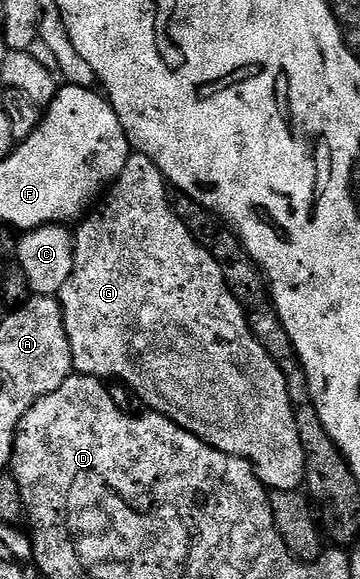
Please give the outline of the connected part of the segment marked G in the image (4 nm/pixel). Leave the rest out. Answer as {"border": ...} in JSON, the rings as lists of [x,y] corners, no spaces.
{"border":[[[129,154],[126,165],[115,183],[107,188],[102,201],[97,202],[94,209],[89,210],[79,220],[78,226],[80,228],[75,228],[74,231],[74,269],[70,277],[66,277],[66,285],[62,285],[58,296],[66,325],[66,337],[70,337],[73,372],[77,375],[92,375],[101,381],[123,383],[125,387],[130,388],[133,395],[144,402],[149,412],[165,415],[170,421],[194,433],[194,437],[198,437],[203,443],[209,443],[222,453],[245,459],[265,487],[272,491],[300,491],[304,487],[306,453],[302,449],[302,437],[298,437],[296,408],[290,401],[286,377],[279,365],[270,357],[270,353],[266,353],[266,349],[262,349],[262,345],[252,336],[244,306],[228,288],[219,261],[188,232],[186,225],[182,225],[182,221],[174,213],[170,187],[158,165],[154,165],[154,161],[150,161],[150,157],[145,155]]]}

